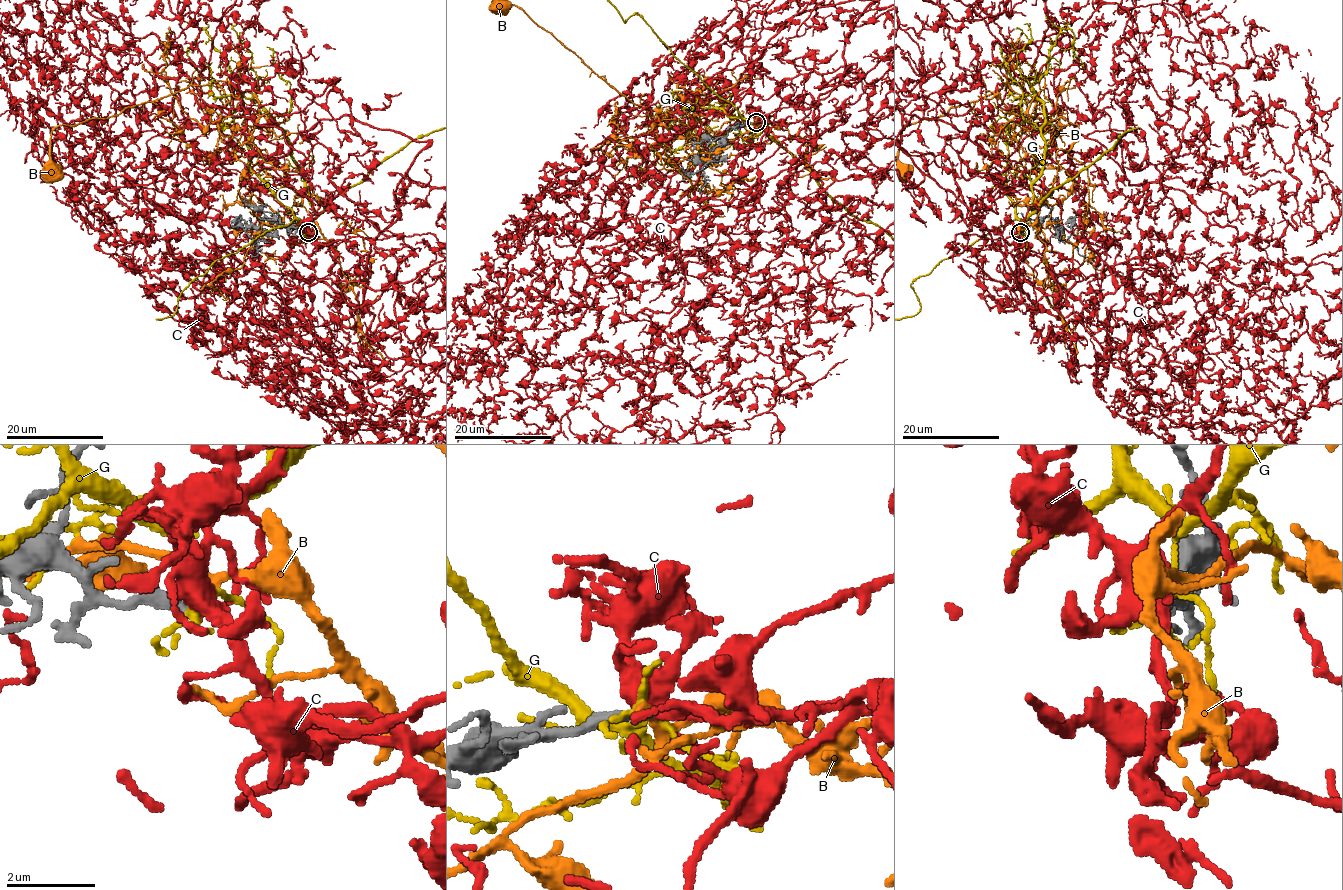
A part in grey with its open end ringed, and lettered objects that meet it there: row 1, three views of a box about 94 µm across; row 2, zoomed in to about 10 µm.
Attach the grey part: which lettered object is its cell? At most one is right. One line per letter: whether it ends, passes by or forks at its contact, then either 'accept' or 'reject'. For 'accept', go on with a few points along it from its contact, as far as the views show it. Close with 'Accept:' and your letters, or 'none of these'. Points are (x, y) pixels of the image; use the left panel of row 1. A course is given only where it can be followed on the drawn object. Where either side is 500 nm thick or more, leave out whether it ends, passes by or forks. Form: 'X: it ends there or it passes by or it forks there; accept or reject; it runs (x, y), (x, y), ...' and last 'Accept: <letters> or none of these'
B: it passes by; reject
C: it forks there; accept
G: it forks there; reject
Accept: C

